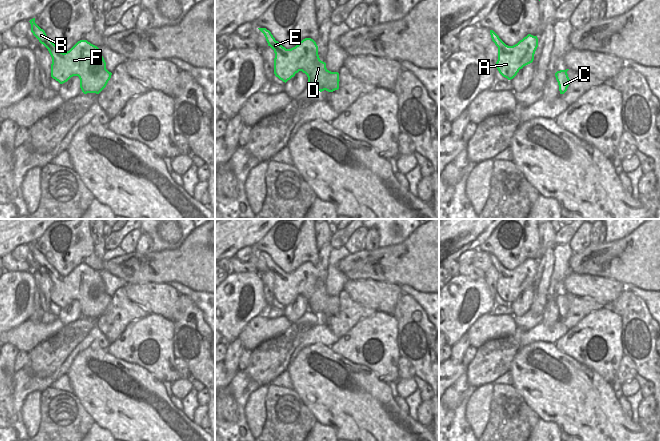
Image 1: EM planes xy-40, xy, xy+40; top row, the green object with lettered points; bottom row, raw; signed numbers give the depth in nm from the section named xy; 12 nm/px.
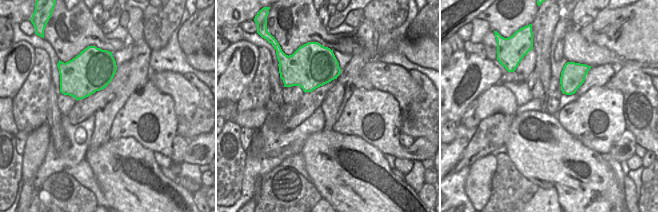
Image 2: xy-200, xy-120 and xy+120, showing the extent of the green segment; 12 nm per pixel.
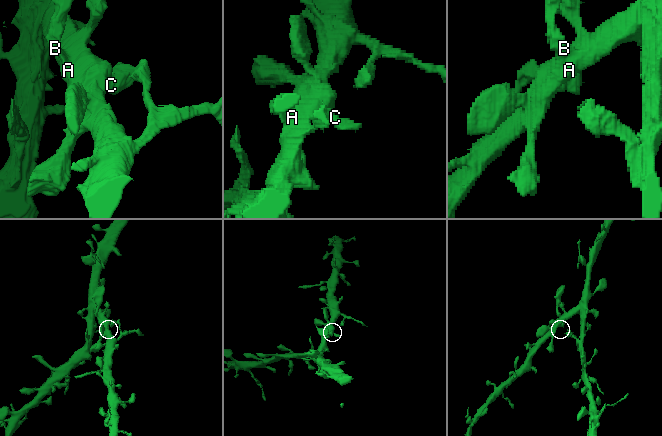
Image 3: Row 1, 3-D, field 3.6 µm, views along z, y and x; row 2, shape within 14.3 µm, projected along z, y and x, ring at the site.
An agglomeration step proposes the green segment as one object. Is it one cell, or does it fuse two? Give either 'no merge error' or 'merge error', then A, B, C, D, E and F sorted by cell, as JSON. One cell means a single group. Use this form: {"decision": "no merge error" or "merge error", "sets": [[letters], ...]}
{"decision": "no merge error", "sets": [["A", "B", "C", "D", "E", "F"]]}

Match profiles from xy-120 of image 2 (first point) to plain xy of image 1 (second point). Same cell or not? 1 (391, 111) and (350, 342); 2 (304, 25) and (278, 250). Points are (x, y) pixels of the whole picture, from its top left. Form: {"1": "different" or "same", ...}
{"1": "same", "2": "same"}

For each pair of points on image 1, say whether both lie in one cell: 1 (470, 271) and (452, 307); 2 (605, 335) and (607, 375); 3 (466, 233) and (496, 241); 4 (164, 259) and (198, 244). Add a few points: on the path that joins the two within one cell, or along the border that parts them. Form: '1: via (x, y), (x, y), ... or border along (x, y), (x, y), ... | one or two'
1: border along (460, 273), (473, 279), (483, 278) | two
2: via (608, 345), (607, 365) | one
3: border along (494, 229), (477, 248) | two
4: via (172, 259), (183, 259), (190, 252) | one

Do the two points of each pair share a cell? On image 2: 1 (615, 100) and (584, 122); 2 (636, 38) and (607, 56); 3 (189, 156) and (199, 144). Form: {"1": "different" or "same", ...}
{"1": "same", "2": "different", "3": "same"}

